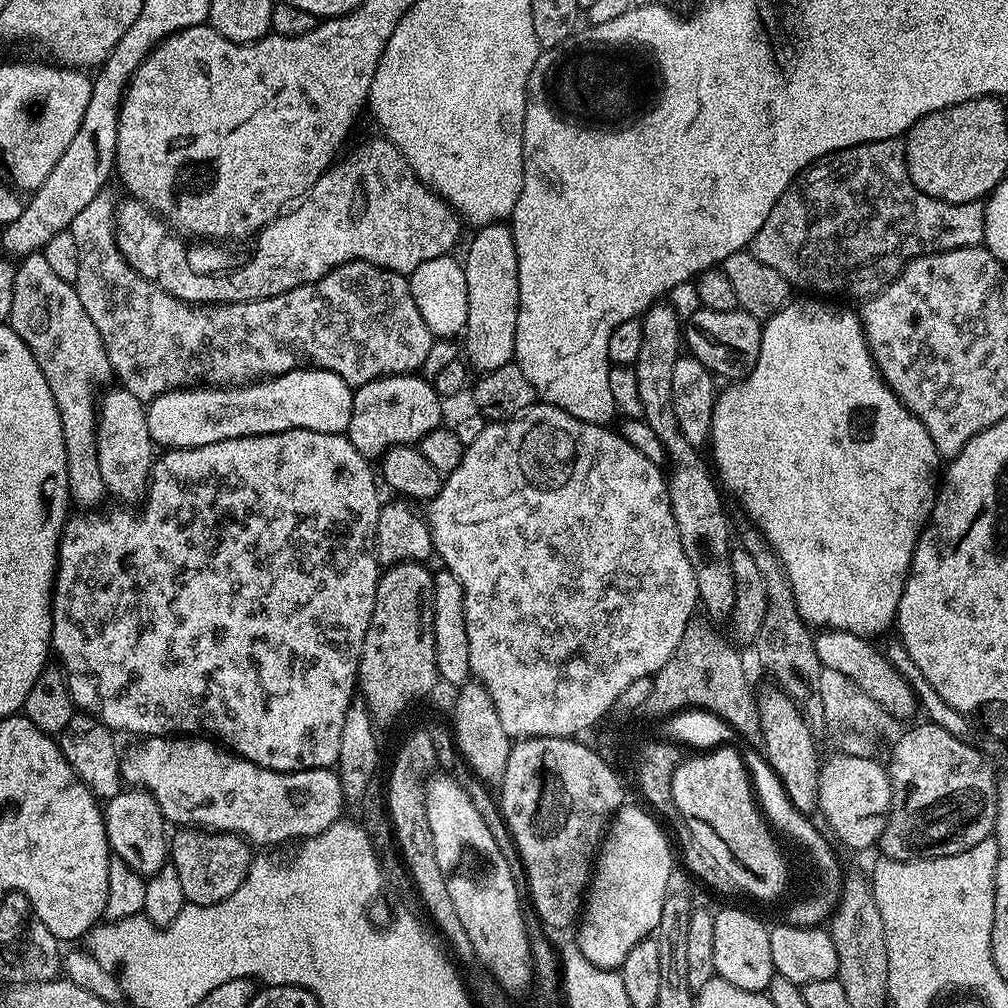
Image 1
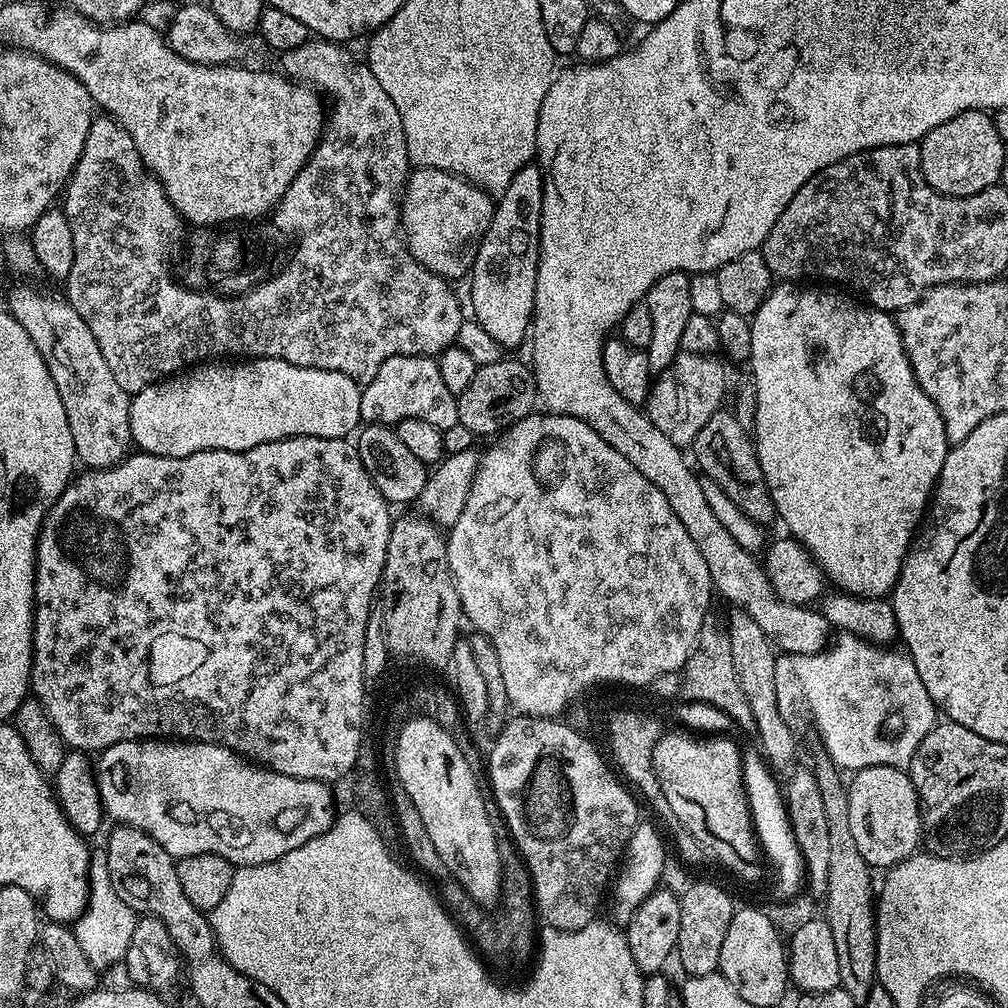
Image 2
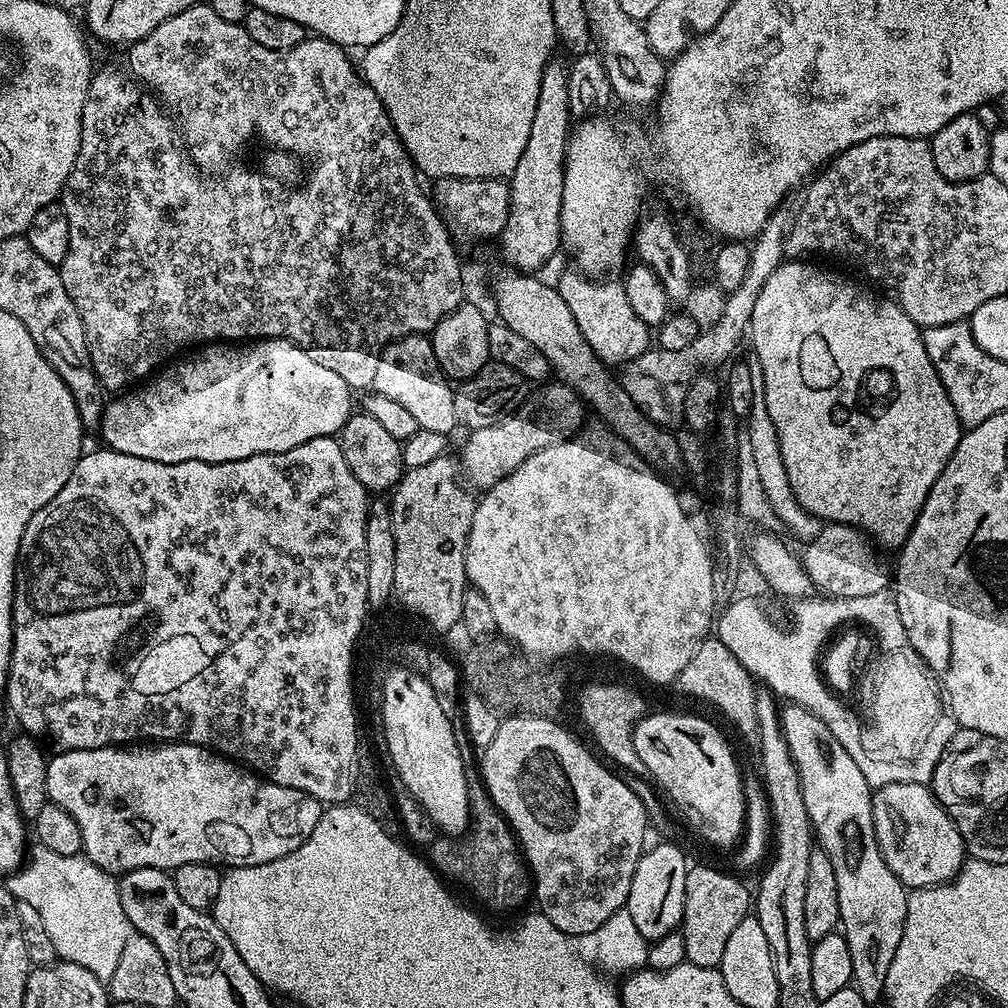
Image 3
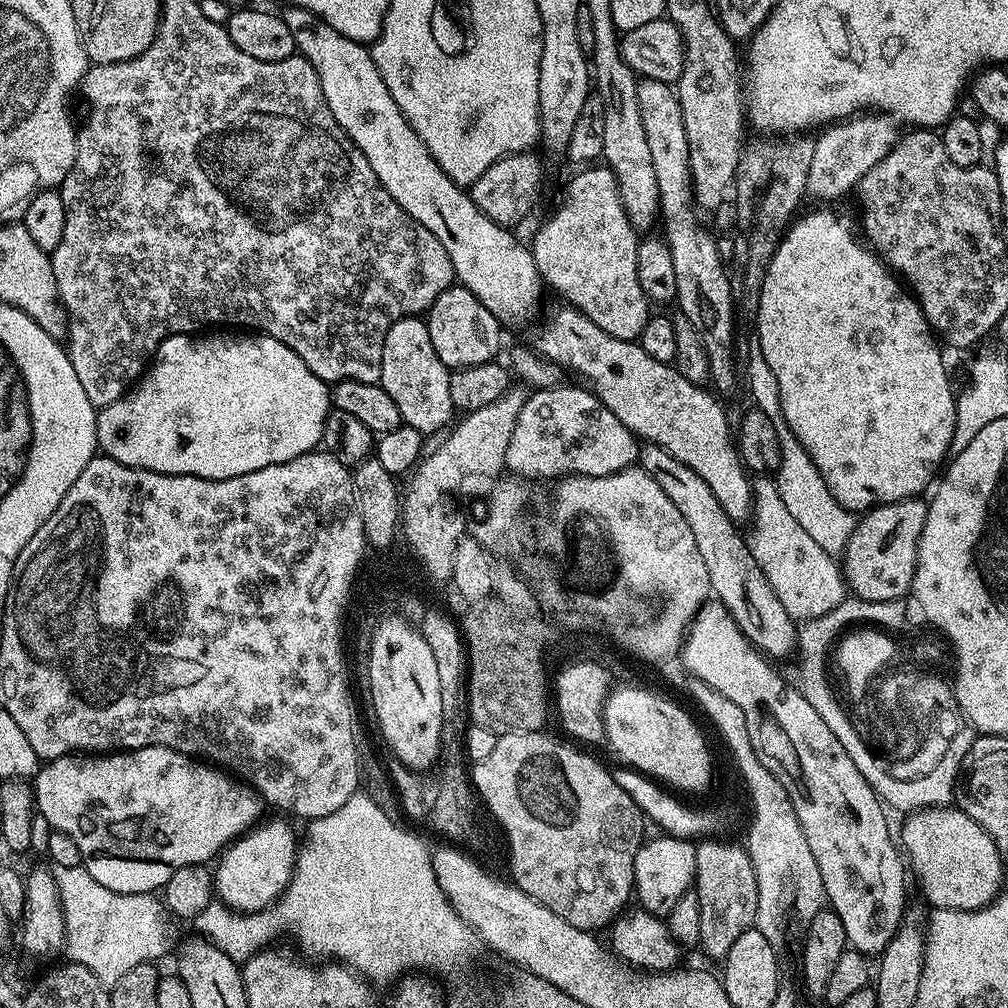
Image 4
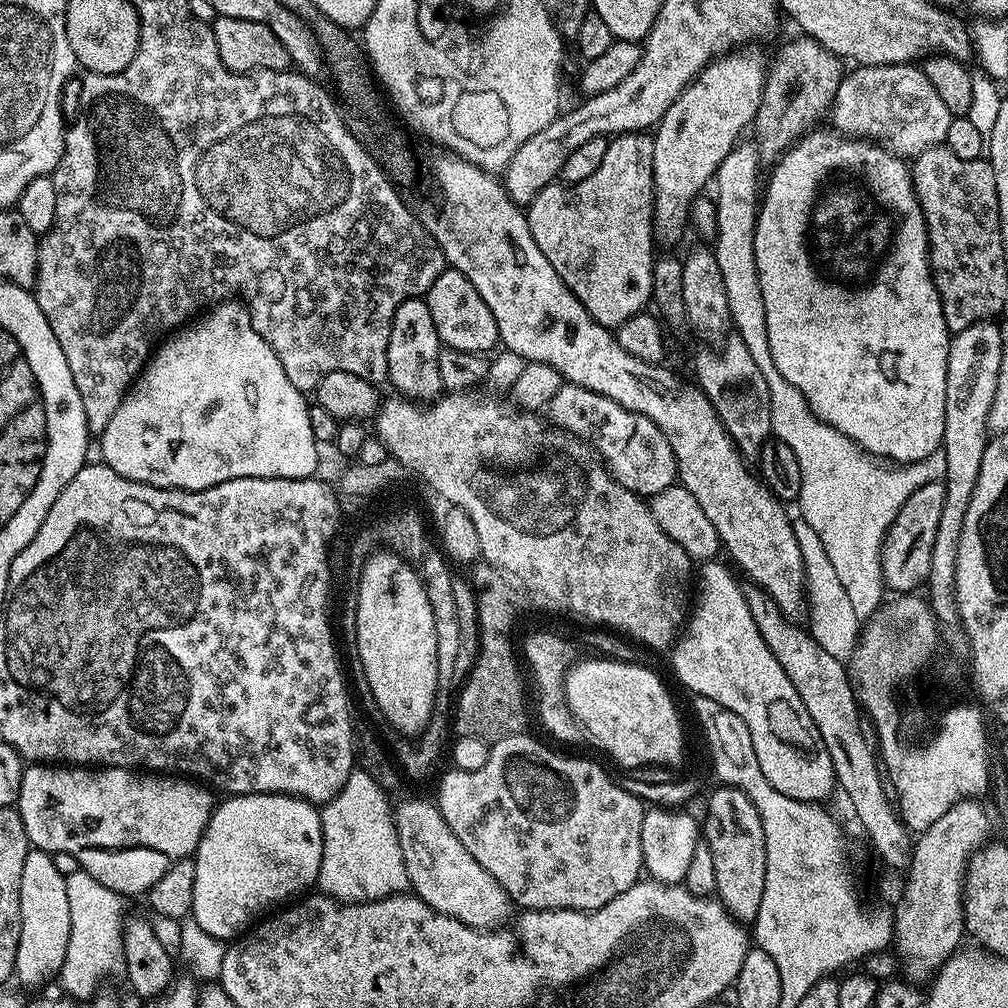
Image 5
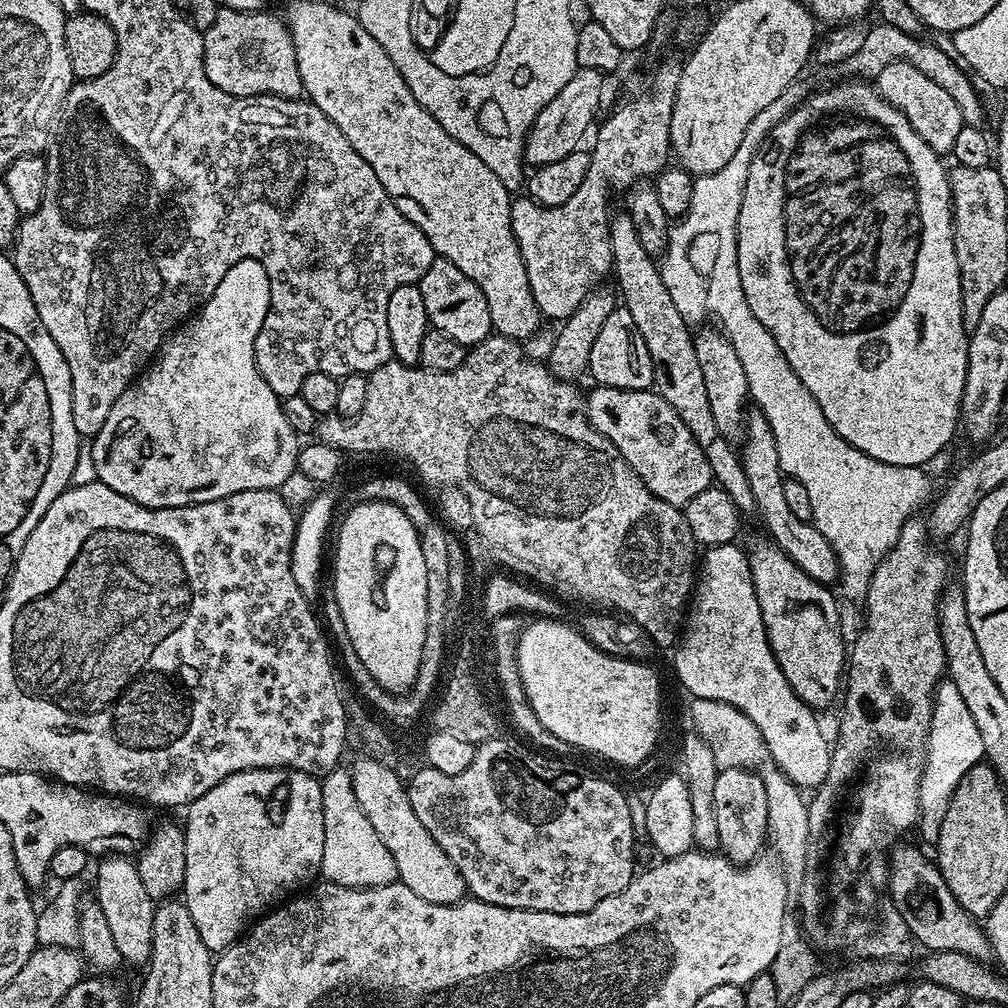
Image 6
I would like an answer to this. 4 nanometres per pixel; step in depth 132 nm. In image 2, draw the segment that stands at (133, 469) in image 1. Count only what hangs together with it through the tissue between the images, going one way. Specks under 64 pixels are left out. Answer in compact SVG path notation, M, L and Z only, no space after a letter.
M36 282L16 283L7 289L6 311L30 334L54 378L54 386L58 386L77 461L88 470L119 464L133 447L129 392L118 386L110 366L106 366L106 358L102 358L102 350L98 350L98 338L90 334L90 326L86 326L82 314L74 310L68 299L32 284Z

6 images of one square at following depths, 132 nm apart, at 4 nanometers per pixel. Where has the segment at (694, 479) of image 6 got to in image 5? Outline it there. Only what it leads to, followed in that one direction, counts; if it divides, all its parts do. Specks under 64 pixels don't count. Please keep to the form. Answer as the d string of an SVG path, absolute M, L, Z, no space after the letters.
M567 382L561 383L558 394L550 398L546 416L557 428L574 434L579 440L585 440L603 460L604 467L612 473L612 477L626 486L626 490L651 498L677 483L674 450L670 450L666 434L662 434L662 430L658 430L650 418L627 412L618 406L618 402L610 402L610 398L602 394L594 394L594 390L586 390L586 386Z

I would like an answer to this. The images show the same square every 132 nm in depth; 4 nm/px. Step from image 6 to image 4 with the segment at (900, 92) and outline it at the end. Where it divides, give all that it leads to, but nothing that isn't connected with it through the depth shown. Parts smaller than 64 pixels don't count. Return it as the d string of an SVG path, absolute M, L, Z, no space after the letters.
M857 114L847 120L827 125L815 137L814 154L810 163L809 178L806 179L805 190L816 202L830 202L834 196L844 196L853 191L860 180L878 164L894 147L898 139L897 121L887 114Z

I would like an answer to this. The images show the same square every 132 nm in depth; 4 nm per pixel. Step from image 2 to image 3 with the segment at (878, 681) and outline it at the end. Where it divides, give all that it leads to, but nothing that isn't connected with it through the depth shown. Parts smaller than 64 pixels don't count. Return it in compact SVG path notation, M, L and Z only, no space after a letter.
M887 588L870 594L866 598L813 598L799 601L792 612L792 628L783 632L776 624L771 624L763 610L752 600L736 600L724 608L724 613L717 615L714 620L714 636L719 647L725 652L734 654L738 662L748 671L749 676L760 680L765 689L771 690L777 697L785 701L800 704L808 708L842 742L846 754L858 762L862 769L869 767L860 752L856 724L848 717L844 708L836 705L835 700L828 700L828 692L824 692L820 669L818 667L818 653L822 648L821 637L816 637L816 612L825 612L820 624L824 630L836 630L843 620L862 622L875 622L880 632L895 635L900 628L900 611L897 608L896 593L893 589Z

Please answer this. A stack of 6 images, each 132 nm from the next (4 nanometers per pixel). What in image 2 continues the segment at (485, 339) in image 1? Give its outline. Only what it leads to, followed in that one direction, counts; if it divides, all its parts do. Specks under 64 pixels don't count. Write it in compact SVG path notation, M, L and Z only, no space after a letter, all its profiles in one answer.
M531 163L518 170L518 174L510 178L510 186L499 193L490 226L478 246L470 273L471 315L504 350L518 347L523 340L525 343L536 311L534 294L540 261L540 211L544 193L544 172L536 167Z

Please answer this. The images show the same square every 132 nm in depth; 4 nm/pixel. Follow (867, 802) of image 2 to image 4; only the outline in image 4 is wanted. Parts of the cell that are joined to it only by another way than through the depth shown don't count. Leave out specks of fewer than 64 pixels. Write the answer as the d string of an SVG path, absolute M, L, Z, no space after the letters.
M924 806L898 828L898 840L907 863L916 871L920 888L933 909L949 908L963 912L977 912L995 900L1004 880L1005 861L998 854L998 846L962 810L948 806Z

